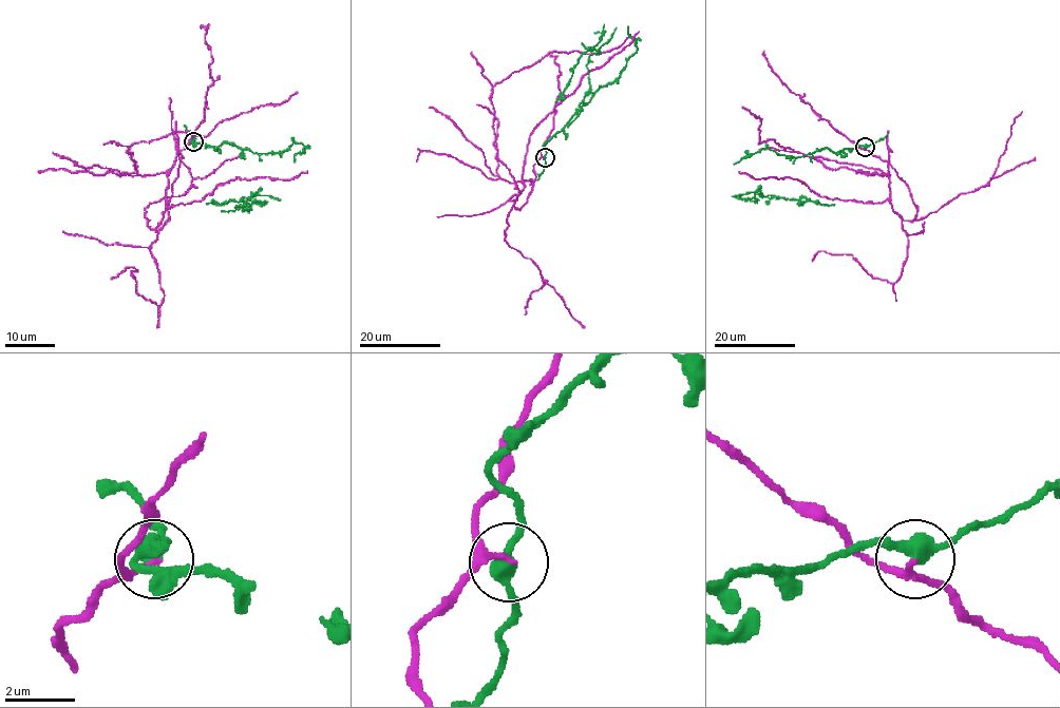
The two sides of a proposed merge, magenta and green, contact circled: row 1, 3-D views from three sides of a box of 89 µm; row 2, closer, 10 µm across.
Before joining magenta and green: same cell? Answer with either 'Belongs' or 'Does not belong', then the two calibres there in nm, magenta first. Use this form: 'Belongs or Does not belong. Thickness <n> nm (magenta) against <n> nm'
Does not belong. Thickness 140 nm (magenta) against 380 nm

